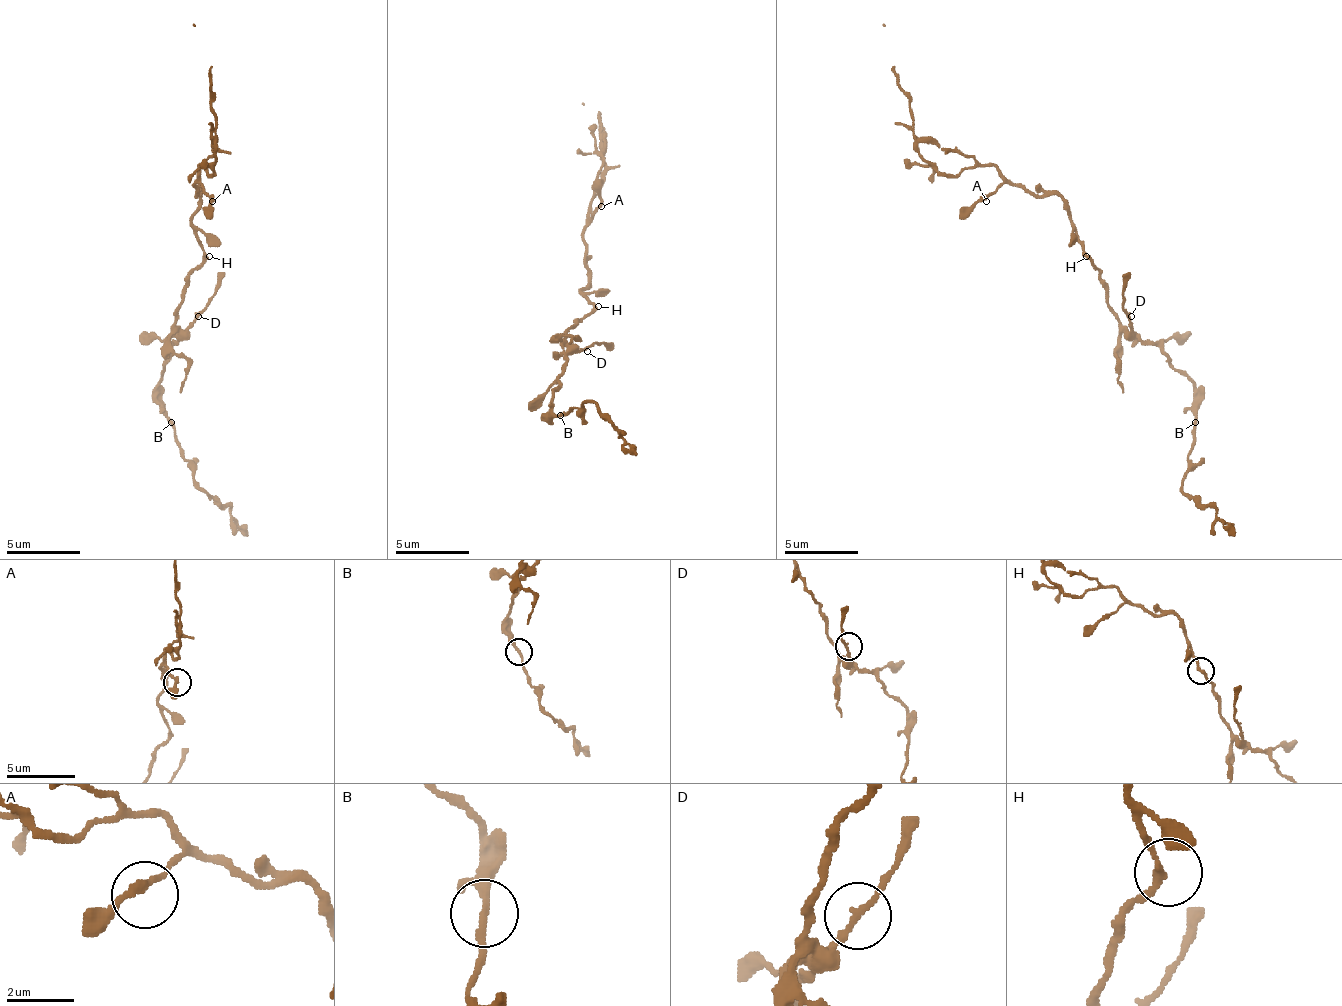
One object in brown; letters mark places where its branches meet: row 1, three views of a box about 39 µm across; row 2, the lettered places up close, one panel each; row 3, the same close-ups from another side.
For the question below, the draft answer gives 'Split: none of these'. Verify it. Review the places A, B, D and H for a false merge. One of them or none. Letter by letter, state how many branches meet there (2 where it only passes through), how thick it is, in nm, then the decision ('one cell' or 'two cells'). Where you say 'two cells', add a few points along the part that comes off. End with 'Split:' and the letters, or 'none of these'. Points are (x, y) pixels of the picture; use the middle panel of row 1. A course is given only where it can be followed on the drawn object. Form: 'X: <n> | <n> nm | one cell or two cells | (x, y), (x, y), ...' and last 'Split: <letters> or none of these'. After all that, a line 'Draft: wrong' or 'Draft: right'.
A: 2 | 180 nm | one cell
B: 2 | 200 nm | one cell
D: 2 | 180 nm | one cell
H: 2 | 180 nm | one cell
Split: none of these
Draft: right

